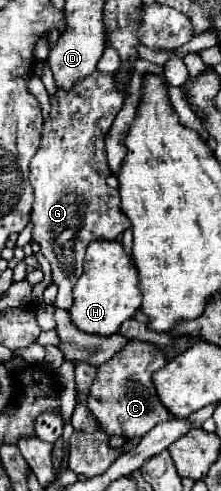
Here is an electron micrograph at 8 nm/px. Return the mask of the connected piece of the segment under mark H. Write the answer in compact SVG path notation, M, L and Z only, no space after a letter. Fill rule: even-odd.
M92 241L86 259L84 259L84 273L76 281L72 289L74 303L68 309L70 321L84 333L110 337L118 333L120 325L134 317L140 309L142 293L138 287L138 271L132 259L126 255L120 241Z

